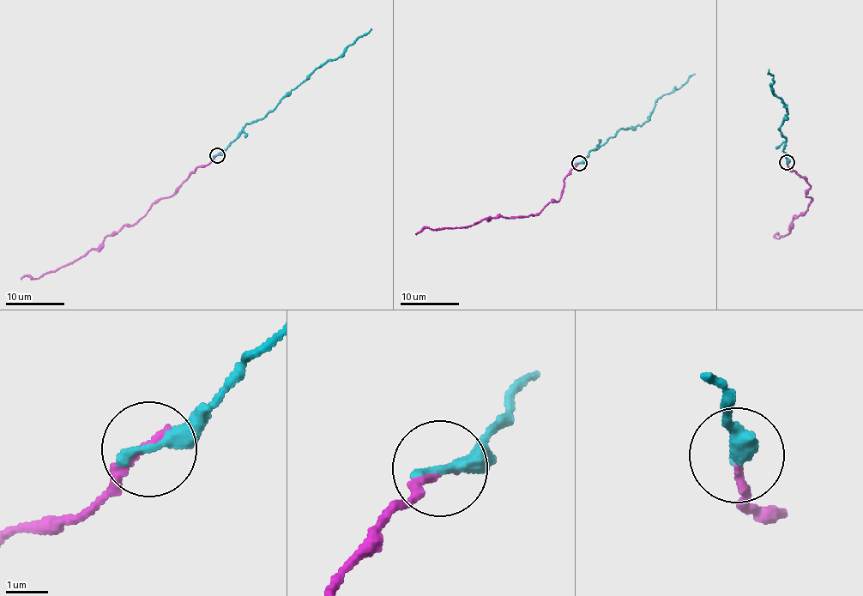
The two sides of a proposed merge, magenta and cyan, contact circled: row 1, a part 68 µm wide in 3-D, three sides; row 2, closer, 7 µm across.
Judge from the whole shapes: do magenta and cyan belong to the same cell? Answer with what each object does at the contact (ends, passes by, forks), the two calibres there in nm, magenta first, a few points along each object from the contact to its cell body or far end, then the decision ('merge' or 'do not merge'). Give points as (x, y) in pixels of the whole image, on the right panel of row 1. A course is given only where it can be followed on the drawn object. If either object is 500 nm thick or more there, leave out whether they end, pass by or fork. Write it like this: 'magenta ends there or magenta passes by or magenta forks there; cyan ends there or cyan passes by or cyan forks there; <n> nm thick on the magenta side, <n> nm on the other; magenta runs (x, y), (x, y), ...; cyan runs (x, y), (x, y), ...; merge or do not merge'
magenta ends there; cyan ends there; 200 nm thick on the magenta side, 360 nm on the other; magenta runs (788, 162), (810, 185), (805, 195), (811, 200), (804, 214), (793, 217), (787, 234), (778, 236); cyan runs (787, 162), (783, 150), (786, 139), (779, 129), (788, 111), (773, 94), (775, 81), (769, 69); merge

